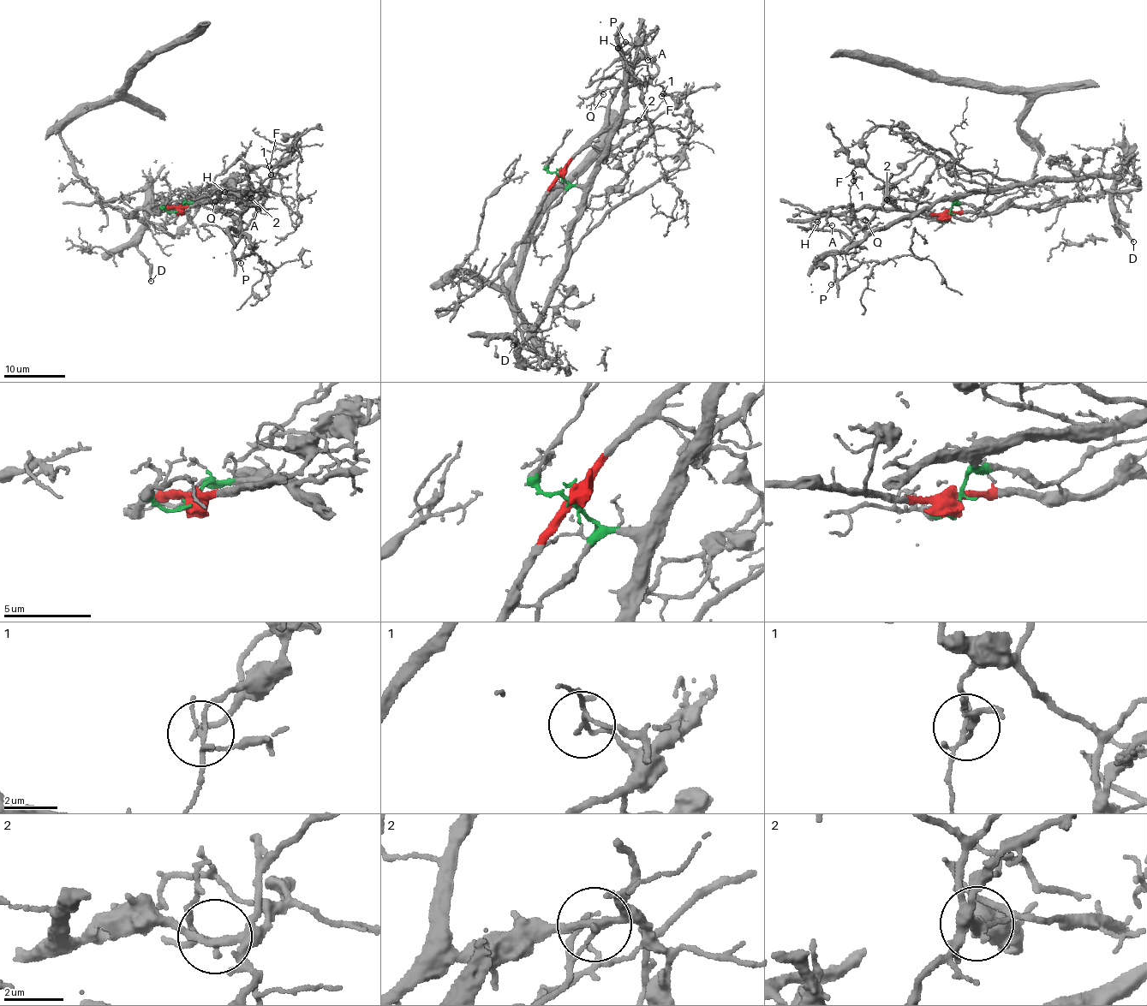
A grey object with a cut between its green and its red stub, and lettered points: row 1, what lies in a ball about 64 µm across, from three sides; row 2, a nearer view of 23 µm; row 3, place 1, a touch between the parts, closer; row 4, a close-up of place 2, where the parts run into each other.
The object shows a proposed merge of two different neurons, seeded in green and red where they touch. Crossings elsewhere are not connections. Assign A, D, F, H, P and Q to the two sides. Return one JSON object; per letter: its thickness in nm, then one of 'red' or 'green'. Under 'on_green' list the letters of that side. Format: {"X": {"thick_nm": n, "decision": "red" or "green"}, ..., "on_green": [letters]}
{"A": {"thick_nm": 100, "decision": "green"}, "D": {"thick_nm": 240, "decision": "green"}, "F": {"thick_nm": 100, "decision": "green"}, "H": {"thick_nm": 140, "decision": "red"}, "P": {"thick_nm": 90, "decision": "red"}, "Q": {"thick_nm": 90, "decision": "red"}, "on_green": ["A", "D", "F"]}

